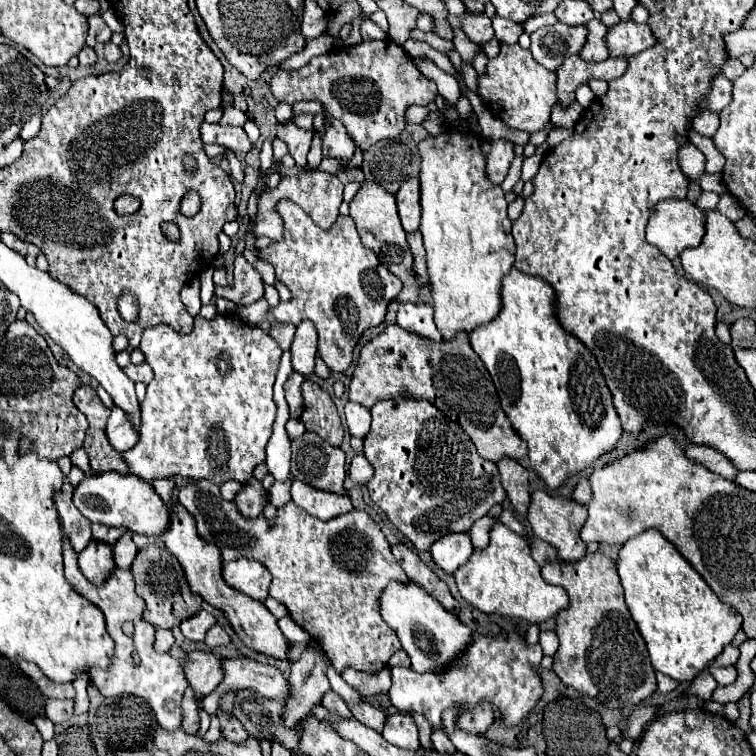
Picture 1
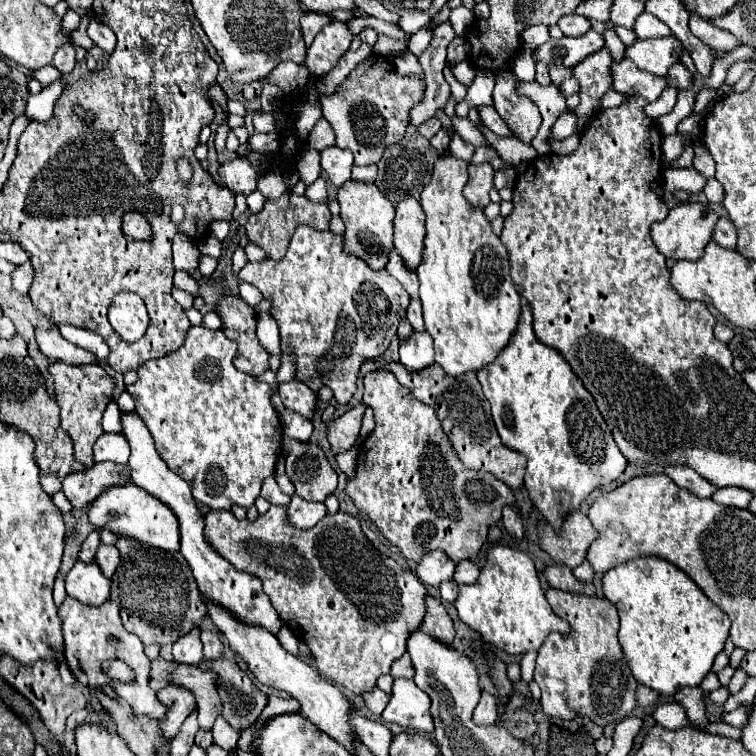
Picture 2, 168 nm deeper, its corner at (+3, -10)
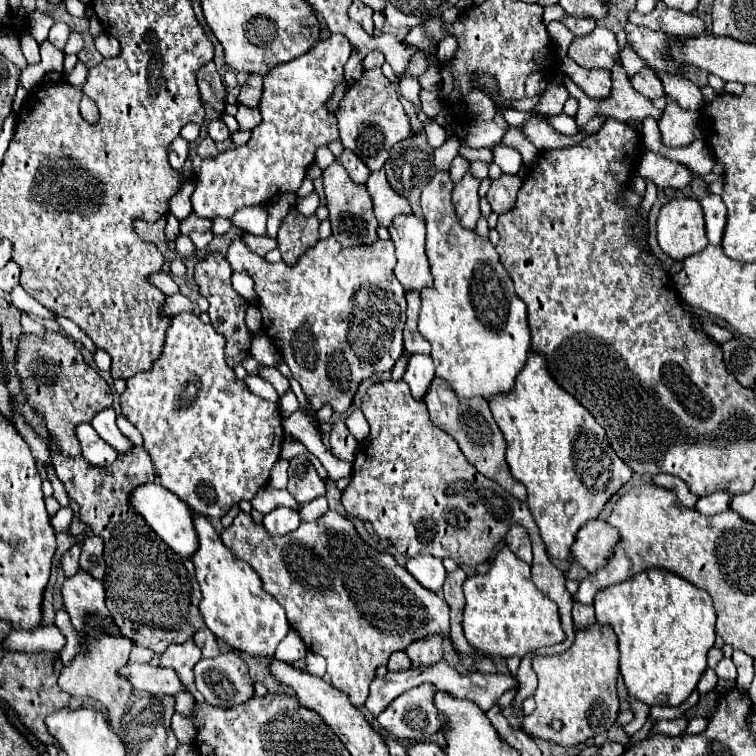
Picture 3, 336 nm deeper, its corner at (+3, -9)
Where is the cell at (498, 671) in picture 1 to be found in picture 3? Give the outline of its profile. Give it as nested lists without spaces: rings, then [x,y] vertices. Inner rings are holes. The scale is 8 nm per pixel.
[[[423,683],[405,691],[381,715],[377,715],[377,721],[393,737],[403,739],[431,737],[441,729],[443,723],[433,705],[433,691],[435,687],[431,683]]]

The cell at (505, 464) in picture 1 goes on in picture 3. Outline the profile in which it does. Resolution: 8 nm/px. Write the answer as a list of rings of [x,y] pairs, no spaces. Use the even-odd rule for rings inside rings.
[[[511,525],[507,535],[505,535],[505,541],[507,541],[507,547],[519,559],[523,559],[525,563],[531,563],[531,559],[533,559],[533,555],[531,555],[531,539],[529,539],[529,533],[527,533],[525,527]]]

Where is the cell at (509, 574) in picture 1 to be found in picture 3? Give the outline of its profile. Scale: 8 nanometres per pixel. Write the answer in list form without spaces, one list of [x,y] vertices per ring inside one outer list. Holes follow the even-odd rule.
[[[503,547],[485,575],[467,577],[463,583],[465,609],[463,631],[467,641],[485,655],[523,657],[533,649],[565,641],[557,605],[545,597],[531,581],[531,567],[509,547]]]

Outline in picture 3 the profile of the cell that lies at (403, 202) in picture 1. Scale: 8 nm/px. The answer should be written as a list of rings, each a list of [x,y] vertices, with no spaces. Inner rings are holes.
[[[399,215],[389,227],[389,233],[395,243],[395,275],[399,283],[407,291],[421,291],[433,285],[429,259],[425,255],[425,219],[417,215]]]

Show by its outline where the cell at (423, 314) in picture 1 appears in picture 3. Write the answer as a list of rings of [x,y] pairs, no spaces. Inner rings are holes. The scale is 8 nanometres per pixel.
[[[415,353],[411,359],[409,359],[409,365],[407,365],[407,371],[403,375],[403,381],[411,387],[411,395],[415,399],[423,399],[431,379],[435,377],[435,371],[433,371],[433,361],[429,355],[421,355],[421,353]]]

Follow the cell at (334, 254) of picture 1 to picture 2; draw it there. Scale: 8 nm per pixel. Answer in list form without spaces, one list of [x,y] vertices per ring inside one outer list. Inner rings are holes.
[[[299,226],[295,230],[283,260],[247,262],[247,266],[239,272],[239,280],[257,286],[263,298],[271,300],[269,314],[279,324],[281,352],[295,356],[295,378],[307,384],[315,396],[321,386],[329,386],[339,404],[347,404],[355,394],[361,364],[379,358],[389,348],[393,336],[397,334],[399,320],[405,316],[409,306],[409,294],[385,268],[369,268],[365,260],[343,252],[343,236],[335,236],[329,230],[319,232],[309,226]]]

